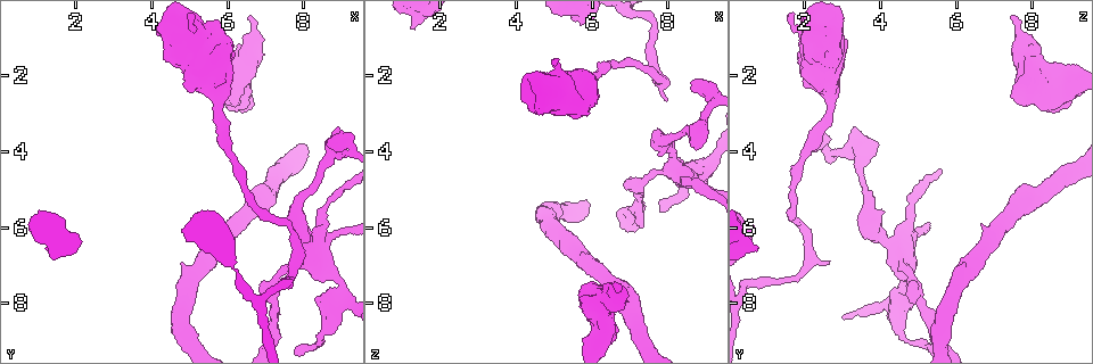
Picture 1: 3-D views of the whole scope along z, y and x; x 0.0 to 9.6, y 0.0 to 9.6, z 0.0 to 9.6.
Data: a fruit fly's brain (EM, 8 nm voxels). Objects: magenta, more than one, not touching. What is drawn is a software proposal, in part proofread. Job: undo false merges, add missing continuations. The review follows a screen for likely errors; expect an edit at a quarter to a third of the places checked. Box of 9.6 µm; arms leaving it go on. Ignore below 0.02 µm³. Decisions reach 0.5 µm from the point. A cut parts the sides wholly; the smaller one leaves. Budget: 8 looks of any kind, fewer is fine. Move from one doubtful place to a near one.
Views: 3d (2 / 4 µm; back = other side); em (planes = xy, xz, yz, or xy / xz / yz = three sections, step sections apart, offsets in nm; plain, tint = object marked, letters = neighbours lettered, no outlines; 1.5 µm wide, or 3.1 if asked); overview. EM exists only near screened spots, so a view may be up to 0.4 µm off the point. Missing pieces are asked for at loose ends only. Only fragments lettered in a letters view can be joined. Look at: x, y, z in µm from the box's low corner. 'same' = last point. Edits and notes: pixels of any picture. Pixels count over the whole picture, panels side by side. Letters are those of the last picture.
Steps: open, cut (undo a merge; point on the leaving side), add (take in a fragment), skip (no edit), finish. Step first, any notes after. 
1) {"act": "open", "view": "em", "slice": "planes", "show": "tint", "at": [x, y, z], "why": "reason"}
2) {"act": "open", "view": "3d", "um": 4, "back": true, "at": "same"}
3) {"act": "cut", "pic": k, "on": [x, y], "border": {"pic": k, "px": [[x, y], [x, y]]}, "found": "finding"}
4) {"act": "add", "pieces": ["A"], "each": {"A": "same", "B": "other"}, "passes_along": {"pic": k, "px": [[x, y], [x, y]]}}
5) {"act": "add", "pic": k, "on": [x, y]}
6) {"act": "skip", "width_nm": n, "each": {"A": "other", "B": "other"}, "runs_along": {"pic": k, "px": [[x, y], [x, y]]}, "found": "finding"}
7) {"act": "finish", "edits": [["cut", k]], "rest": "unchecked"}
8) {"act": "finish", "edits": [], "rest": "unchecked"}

{"act": "open", "view": "3d", "um": 4, "back": true, "at": [5.65, 1.90, 7.75], "why": "free end"}

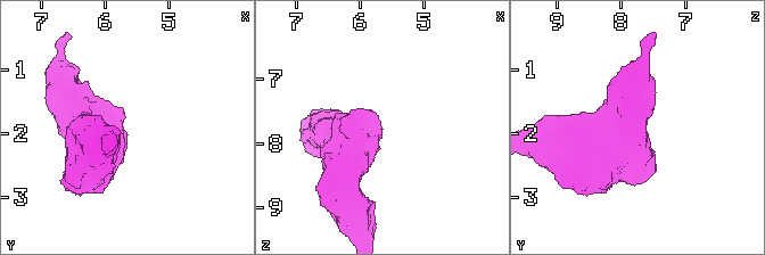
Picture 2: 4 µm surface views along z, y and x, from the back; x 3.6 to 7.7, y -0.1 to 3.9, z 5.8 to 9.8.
{"act": "open", "view": "em", "slice": "planes", "show": "letters", "at": [5.70, 1.95, 7.85]}

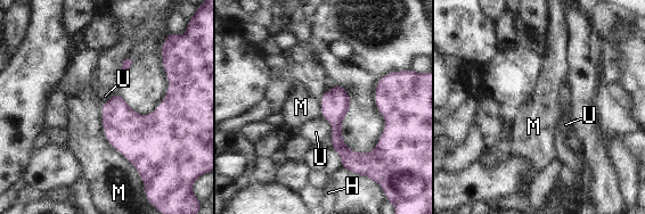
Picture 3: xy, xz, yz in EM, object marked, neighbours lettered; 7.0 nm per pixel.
{"act": "skip", "longest_contact_nm": ["M", 550], "each": {"H": "other", "M": "other", "U": "other"}, "found": "no lettered fragment goes on from it"}

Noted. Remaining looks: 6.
{"act": "open", "view": "3d", "um": 4, "at": [8.85, 3.70, 3.90], "why": "an open end"}

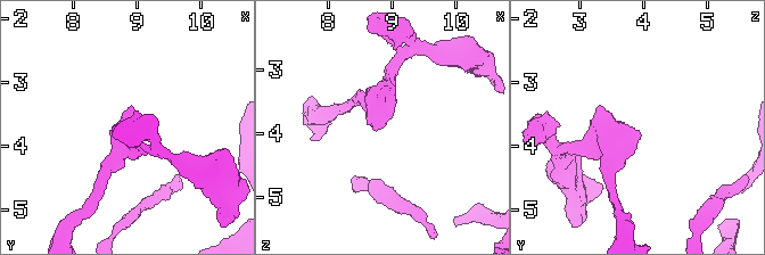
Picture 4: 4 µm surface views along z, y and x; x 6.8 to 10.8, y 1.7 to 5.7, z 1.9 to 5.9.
{"act": "open", "view": "em", "slice": "yz", "step": 8, "show": "letters", "at": [8.85, 3.75, 3.90]}

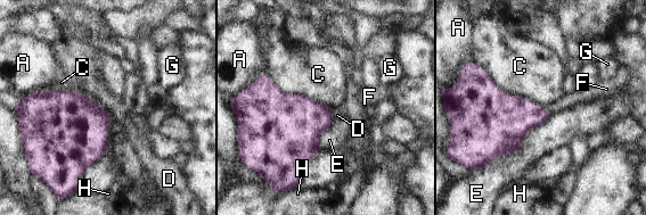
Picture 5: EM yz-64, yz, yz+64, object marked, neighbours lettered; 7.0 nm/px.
{"act": "skip", "each": {"A": "other", "C": "other", "D": "other", "E": "other", "F": "other", "G": "other", "H": "other"}, "border": {"pic": 5, "px": [[544, 107], [550, 114]]}, "found": "none of them fits"}

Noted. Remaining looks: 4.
{"act": "open", "view": "em", "slice": "planes", "show": "letters", "at": [8.60, 3.90, 2.25], "why": "an open end"}

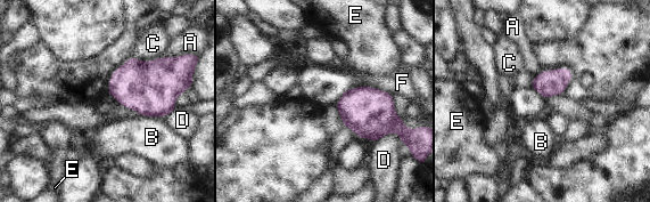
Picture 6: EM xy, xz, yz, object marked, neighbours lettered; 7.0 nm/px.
{"act": "skip", "each": {"A": "other", "B": "other", "C": "other", "D": "other", "E": "other", "F": "other"}, "border": {"pic": 6, "px": [[345, 89], [370, 86], [391, 94]]}, "found": "none of them fits"}

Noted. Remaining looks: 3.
{"act": "finish", "edits": [], "rest": "unchecked"}

